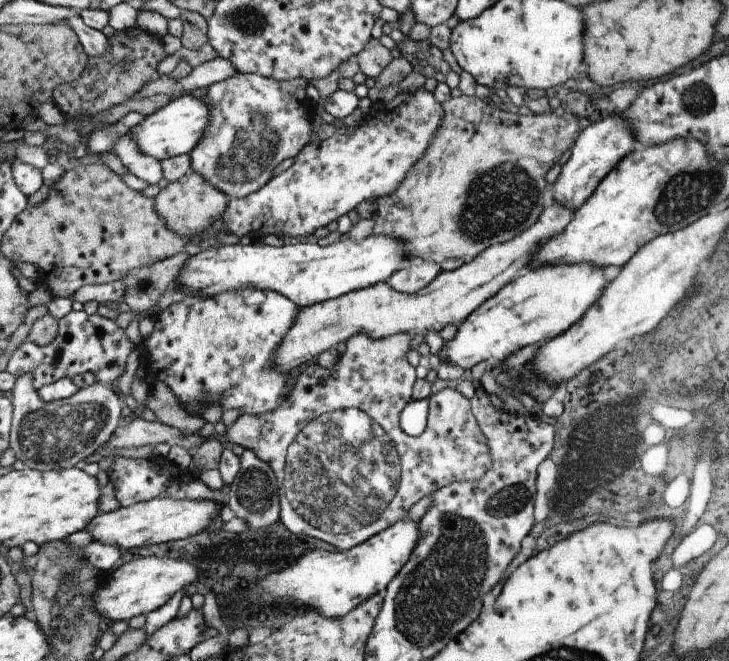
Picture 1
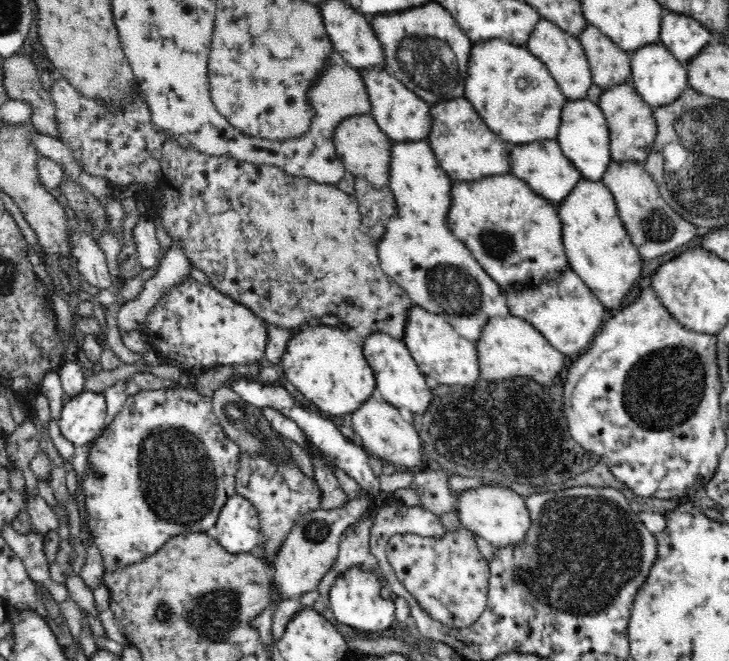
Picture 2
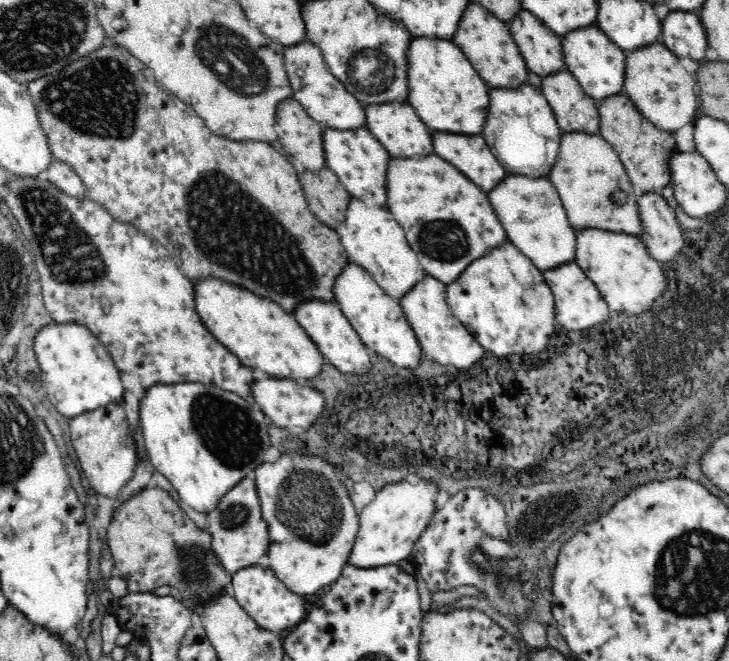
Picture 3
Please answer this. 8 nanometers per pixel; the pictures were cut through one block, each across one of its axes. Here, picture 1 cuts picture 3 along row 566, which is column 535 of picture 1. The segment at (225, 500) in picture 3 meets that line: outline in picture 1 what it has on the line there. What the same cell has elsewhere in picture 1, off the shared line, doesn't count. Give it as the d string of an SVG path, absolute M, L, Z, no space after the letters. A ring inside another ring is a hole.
M554 203L550 207L544 207L536 224L515 236L512 240L505 243L490 245L484 252L481 252L471 260L466 260L464 265L454 271L440 271L440 274L427 284L422 290L415 293L401 293L394 290L389 282L381 282L357 291L350 291L348 294L325 300L304 308L301 308L296 315L295 322L287 330L283 341L280 341L277 348L273 364L282 372L289 373L292 368L298 368L300 364L310 362L322 352L334 348L338 342L350 340L356 333L364 333L373 339L383 339L384 337L398 333L428 334L432 331L440 331L447 324L458 325L466 320L485 300L494 296L503 286L515 281L517 277L525 274L530 269L532 262L531 254L543 240L551 239L559 235L568 226L573 217L573 210L567 205Z

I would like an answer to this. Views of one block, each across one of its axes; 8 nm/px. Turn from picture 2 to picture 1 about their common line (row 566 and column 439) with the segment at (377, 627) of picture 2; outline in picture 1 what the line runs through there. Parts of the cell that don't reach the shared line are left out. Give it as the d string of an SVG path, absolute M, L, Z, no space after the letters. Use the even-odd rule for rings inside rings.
M544 265L538 269L529 269L515 281L503 286L494 296L485 300L466 320L457 325L453 339L445 341L444 352L439 358L458 368L469 370L478 362L485 360L492 366L500 364L507 356L527 347L538 345L548 338L554 338L576 324L591 304L598 302L608 281L604 269L592 265Z

